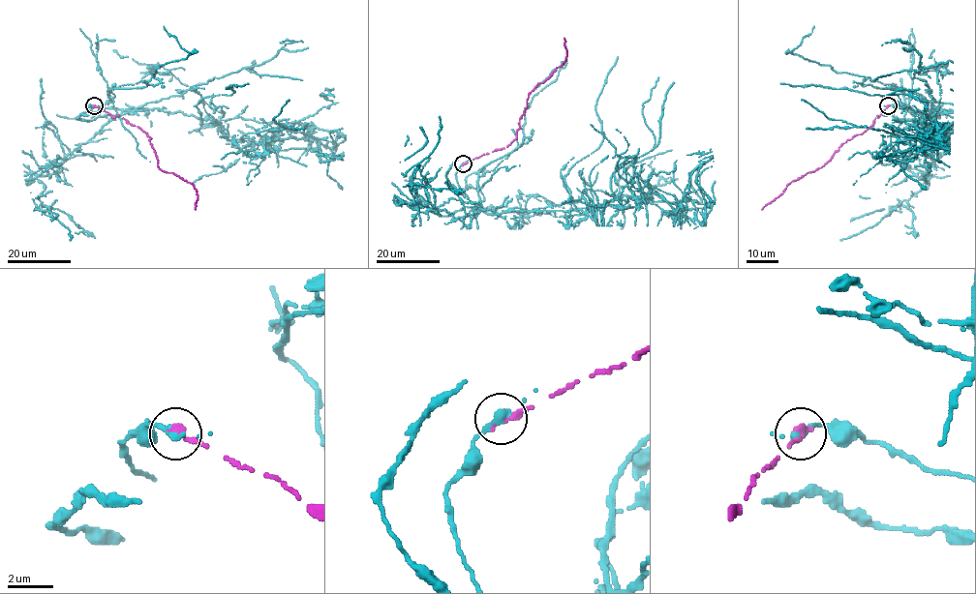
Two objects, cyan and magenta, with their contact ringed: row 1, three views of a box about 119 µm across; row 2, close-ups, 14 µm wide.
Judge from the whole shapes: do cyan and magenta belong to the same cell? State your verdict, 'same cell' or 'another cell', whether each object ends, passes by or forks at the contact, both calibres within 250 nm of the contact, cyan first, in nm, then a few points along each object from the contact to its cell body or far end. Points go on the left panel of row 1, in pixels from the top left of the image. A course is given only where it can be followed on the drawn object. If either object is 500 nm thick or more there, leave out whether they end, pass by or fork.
another cell; cyan ends; magenta ends; calibres 400 and 400 nm; course cyan (93, 105), (100, 116), (159, 108), (310, 133), (259, 144), (237, 141), (286, 128), (273, 120), (289, 100); course magenta (93, 105), (111, 116), (123, 117), (147, 134), (159, 167), (194, 186), (198, 197), (195, 209)

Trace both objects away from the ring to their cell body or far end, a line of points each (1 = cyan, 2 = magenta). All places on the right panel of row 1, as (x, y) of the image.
1: (888, 105), (924, 116), (938, 108), (926, 122), (940, 131), (899, 143), (930, 137), (832, 120), (801, 100)
2: (888, 105), (870, 127), (843, 143), (822, 166), (791, 181), (782, 193), (761, 209)

